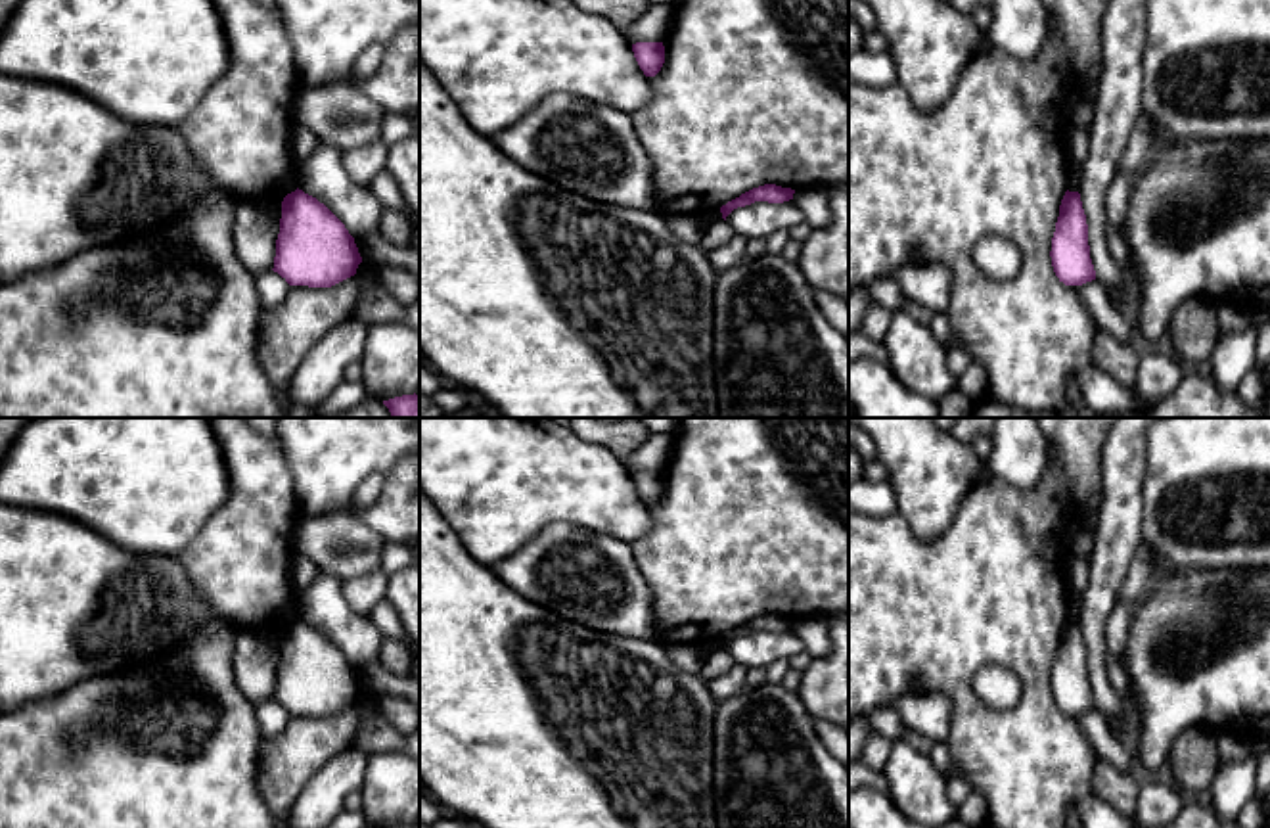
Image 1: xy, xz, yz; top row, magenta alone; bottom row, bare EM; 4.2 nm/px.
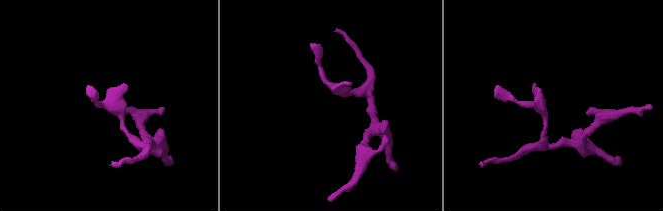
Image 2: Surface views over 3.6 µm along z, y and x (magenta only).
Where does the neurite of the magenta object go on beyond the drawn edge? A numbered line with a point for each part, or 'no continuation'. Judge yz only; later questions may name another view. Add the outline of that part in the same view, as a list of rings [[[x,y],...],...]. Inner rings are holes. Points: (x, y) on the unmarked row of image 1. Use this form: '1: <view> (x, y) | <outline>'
no continuation

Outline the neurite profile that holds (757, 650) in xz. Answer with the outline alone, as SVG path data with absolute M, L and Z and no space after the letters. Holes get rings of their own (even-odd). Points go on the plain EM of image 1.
M793 629L783 632L755 631L734 638L726 650L736 663L749 669L766 669L778 659L787 659L789 656L805 652L805 642Z

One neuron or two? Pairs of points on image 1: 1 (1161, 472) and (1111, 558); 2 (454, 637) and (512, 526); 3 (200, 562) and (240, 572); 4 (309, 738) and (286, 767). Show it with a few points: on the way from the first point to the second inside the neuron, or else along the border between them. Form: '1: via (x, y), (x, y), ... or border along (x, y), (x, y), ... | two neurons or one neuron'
1: border along (1146, 462), (1140, 543) | two neurons
2: border along (456, 533), (460, 543), (487, 566) | two neurons
3: via (209, 562), (230, 562) | one neuron
4: via (305, 746), (292, 759) | one neuron

